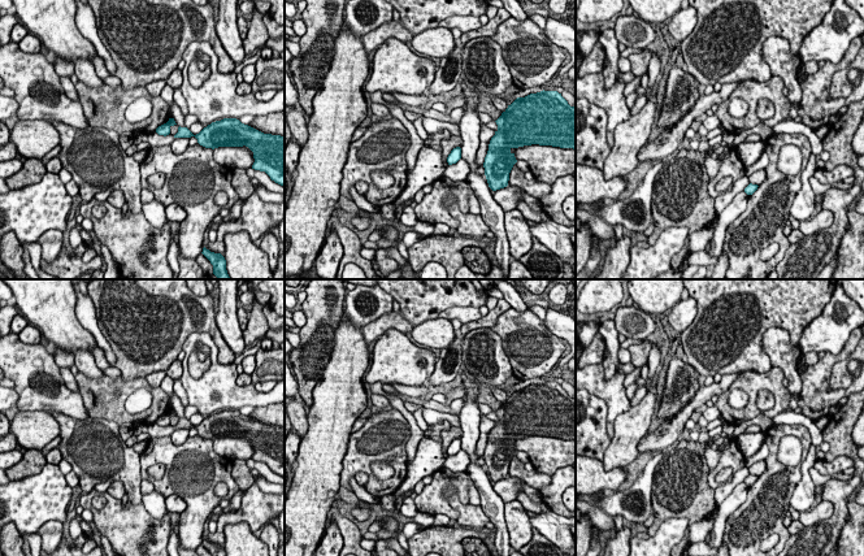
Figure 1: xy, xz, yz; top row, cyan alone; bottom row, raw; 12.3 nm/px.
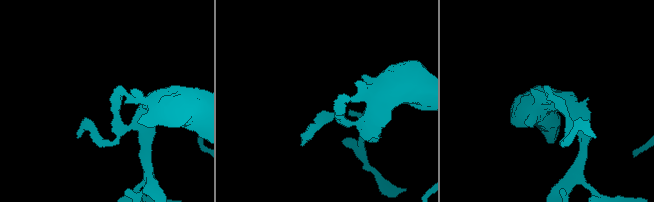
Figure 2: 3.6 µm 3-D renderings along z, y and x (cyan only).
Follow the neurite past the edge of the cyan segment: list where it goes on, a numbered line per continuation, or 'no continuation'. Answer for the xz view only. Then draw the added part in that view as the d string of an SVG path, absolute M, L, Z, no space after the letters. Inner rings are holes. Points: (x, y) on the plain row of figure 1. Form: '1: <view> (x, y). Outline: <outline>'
1: xz (447, 437). Outline: M451 426L448 431L446 431L444 429L440 430L440 438L443 440L442 446L443 446L443 456L447 457L447 448L451 444L451 442L456 438L461 438L463 435L463 430L461 427L455 427Z

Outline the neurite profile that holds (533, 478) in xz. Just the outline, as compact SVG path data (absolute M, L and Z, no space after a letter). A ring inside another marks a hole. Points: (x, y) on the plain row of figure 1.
M516 455L513 456L509 464L508 475L524 481L525 483L527 483L530 487L535 490L546 487L551 483L551 475L538 473L535 469L526 470L525 464L522 464Z

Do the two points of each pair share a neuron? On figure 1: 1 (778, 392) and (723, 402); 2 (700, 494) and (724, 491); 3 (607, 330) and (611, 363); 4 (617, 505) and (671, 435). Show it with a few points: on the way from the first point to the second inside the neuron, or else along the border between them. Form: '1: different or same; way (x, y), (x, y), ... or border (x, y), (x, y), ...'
1: same; way (762, 386), (752, 394), (751, 405), (737, 413)
2: different; border (713, 490), (717, 505)
3: same; way (612, 338), (612, 355)
4: different; border (665, 450), (655, 454)

